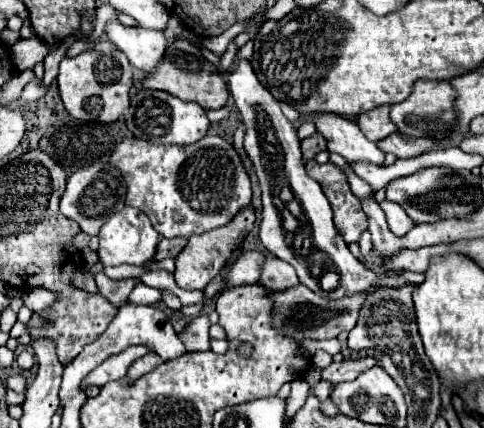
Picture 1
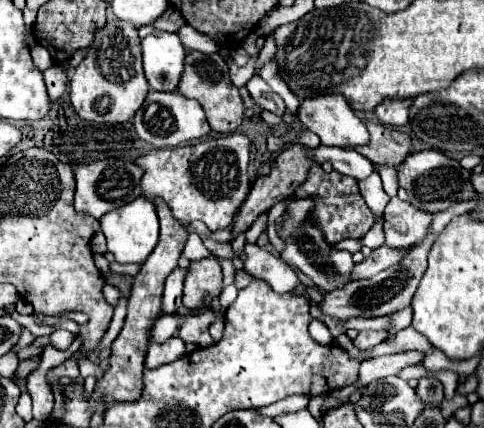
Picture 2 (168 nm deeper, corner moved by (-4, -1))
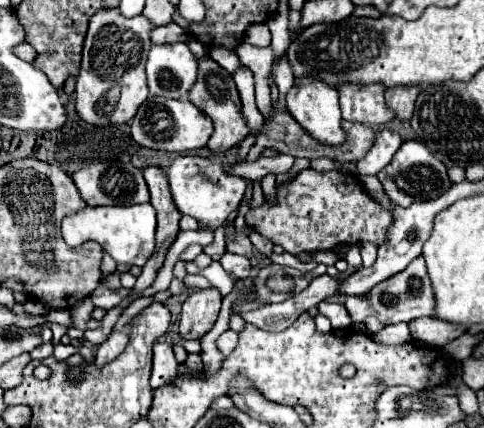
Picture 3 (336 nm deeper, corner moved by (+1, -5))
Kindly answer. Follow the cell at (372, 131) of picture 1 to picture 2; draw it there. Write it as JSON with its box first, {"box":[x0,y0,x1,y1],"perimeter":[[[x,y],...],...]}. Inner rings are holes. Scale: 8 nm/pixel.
{"box":[376,99,412,127],"perimeter":[[[384,99],[380,107],[376,107],[376,117],[384,125],[402,127],[408,123],[408,109],[412,105],[412,99]]]}

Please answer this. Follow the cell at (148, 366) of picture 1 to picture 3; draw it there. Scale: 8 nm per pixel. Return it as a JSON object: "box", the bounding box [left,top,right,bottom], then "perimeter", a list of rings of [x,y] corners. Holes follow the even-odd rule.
{"box":[151,343,179,387],"perimeter":[[[155,343],[153,345],[153,371],[151,371],[151,387],[161,387],[175,379],[179,369],[179,361],[175,359],[173,347],[169,343]]]}

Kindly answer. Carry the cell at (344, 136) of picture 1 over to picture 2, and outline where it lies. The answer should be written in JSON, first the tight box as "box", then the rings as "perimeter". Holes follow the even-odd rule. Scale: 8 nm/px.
{"box":[298,95,368,147],"perimeter":[[[324,95],[316,99],[304,99],[298,107],[298,121],[312,133],[316,133],[322,141],[322,145],[330,147],[358,147],[368,143],[368,131],[366,125],[356,117],[352,107],[348,107],[348,101],[344,95]]]}

